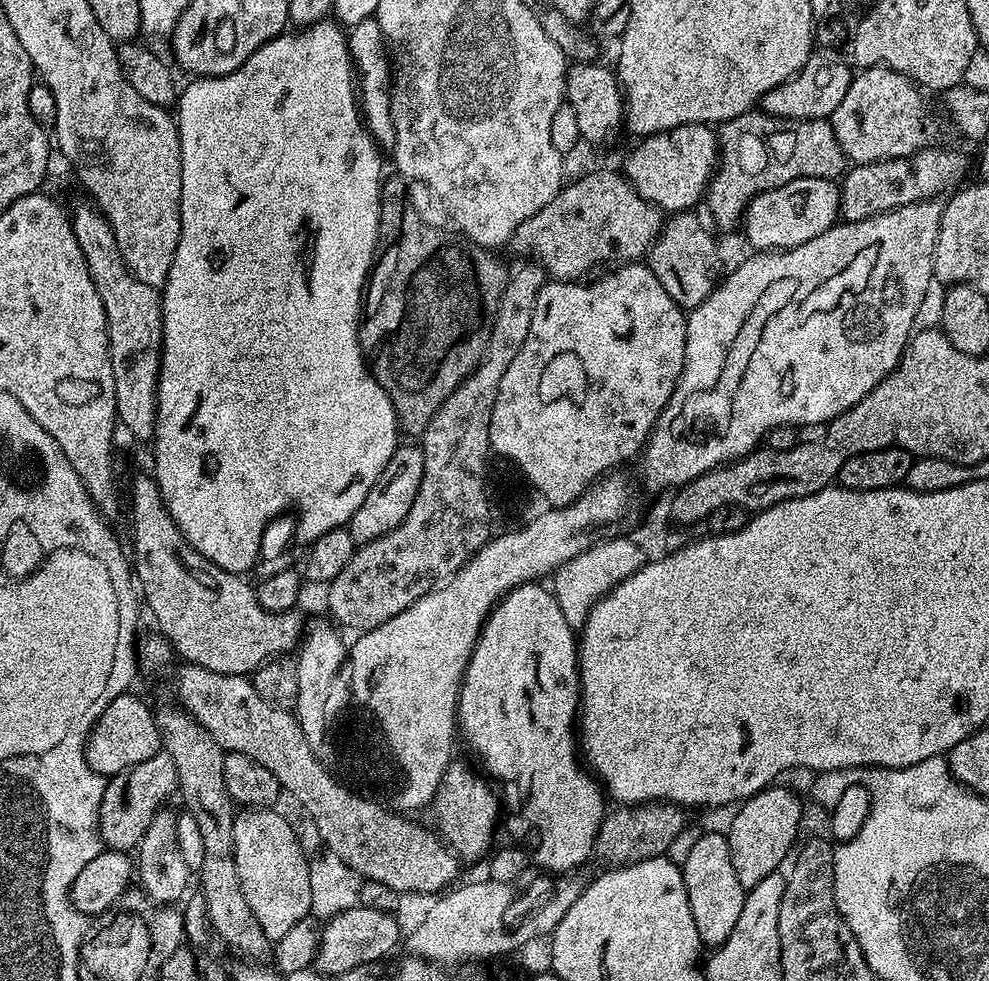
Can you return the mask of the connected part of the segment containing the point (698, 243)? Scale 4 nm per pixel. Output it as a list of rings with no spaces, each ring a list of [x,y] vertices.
[[[689,210],[669,215],[646,257],[646,267],[658,282],[662,282],[662,290],[666,290],[674,303],[685,310],[697,308],[722,279],[720,248],[696,214]]]

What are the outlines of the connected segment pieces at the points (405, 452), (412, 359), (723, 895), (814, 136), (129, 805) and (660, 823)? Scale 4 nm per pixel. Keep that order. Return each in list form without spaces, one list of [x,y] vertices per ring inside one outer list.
[[[401,443],[394,450],[390,462],[386,462],[386,470],[378,474],[378,482],[370,486],[370,494],[362,501],[362,506],[354,510],[354,514],[347,522],[347,530],[350,538],[354,538],[356,545],[369,544],[374,538],[382,538],[394,530],[410,514],[410,506],[414,506],[414,498],[422,486],[422,474],[424,473],[423,447]]]
[[[399,174],[390,176],[380,186],[380,225],[374,263],[362,301],[360,348],[372,376],[392,400],[397,425],[403,431],[405,428],[422,434],[434,414],[438,414],[442,402],[480,364],[490,342],[490,330],[498,314],[500,295],[506,290],[510,268],[492,256],[496,254],[463,235],[420,220],[408,201],[409,181]]]
[[[723,831],[708,832],[700,836],[688,848],[682,859],[686,898],[690,902],[690,914],[694,914],[694,926],[698,926],[701,945],[719,946],[730,938],[738,914],[742,914],[746,889],[734,874],[734,862],[730,862],[730,846]]]
[[[763,110],[744,112],[738,118],[727,120],[718,128],[718,163],[712,179],[708,181],[706,205],[720,228],[732,228],[741,223],[748,201],[767,188],[777,188],[798,178],[836,180],[846,172],[846,157],[828,120],[783,120],[767,116]]]
[[[166,751],[156,752],[153,759],[140,762],[126,772],[120,772],[106,783],[99,808],[97,831],[101,841],[111,851],[131,851],[139,843],[146,827],[171,795],[177,793],[177,770]]]
[[[649,802],[620,806],[617,812],[609,811],[600,823],[594,849],[595,859],[605,860],[605,865],[622,868],[626,864],[637,864],[655,856],[663,856],[668,847],[680,836],[684,828],[685,809],[678,804]]]

